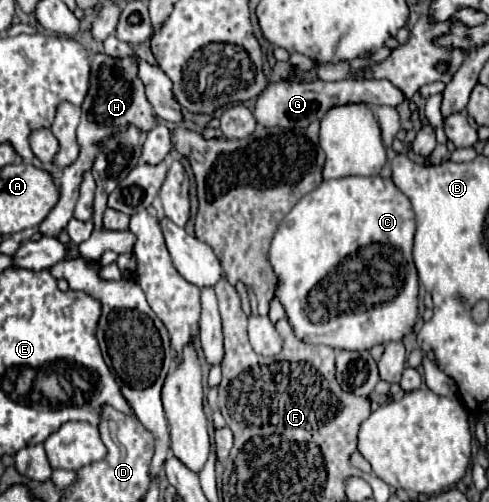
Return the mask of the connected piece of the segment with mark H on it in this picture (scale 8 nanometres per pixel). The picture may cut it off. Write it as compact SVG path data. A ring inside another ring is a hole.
M97 53L91 57L91 75L89 75L89 91L87 97L81 105L81 123L77 127L77 143L81 147L79 157L63 169L63 175L59 179L59 201L57 205L49 211L49 215L43 219L39 225L39 231L43 235L57 237L61 229L67 227L69 219L73 217L73 209L79 197L79 185L83 179L83 173L93 167L93 161L97 153L101 151L101 145L111 137L121 131L125 131L129 125L137 127L139 131L149 131L157 125L155 111L145 95L145 85L137 75L137 63L133 57L109 57L105 53Z

